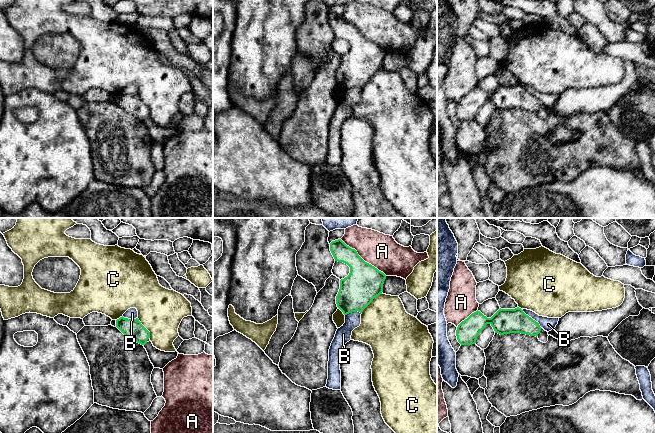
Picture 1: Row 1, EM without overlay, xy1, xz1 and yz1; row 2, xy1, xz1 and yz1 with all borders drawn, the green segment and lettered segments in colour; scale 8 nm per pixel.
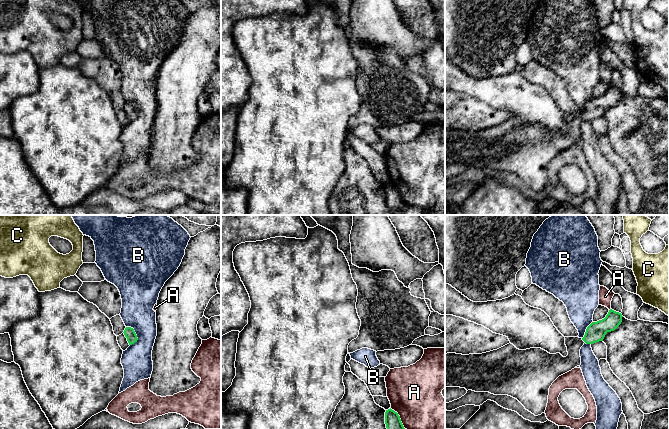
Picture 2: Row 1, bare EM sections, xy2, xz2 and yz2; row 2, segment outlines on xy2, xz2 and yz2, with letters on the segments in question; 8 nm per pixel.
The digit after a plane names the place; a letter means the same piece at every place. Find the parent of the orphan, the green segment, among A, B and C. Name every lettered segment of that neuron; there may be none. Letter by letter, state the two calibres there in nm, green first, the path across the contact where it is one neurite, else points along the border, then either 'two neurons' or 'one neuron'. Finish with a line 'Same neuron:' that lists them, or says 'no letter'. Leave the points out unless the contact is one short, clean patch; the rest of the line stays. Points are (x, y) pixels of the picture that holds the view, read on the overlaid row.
A: 280 nm thick on the green side, 280 nm on the other; two neurons
B: 90 nm thick on the green side, 260 nm on the other; two neurons
C: 280 nm thick on the green side, 400 nm on the other; two neurons
Same neuron: no letter

